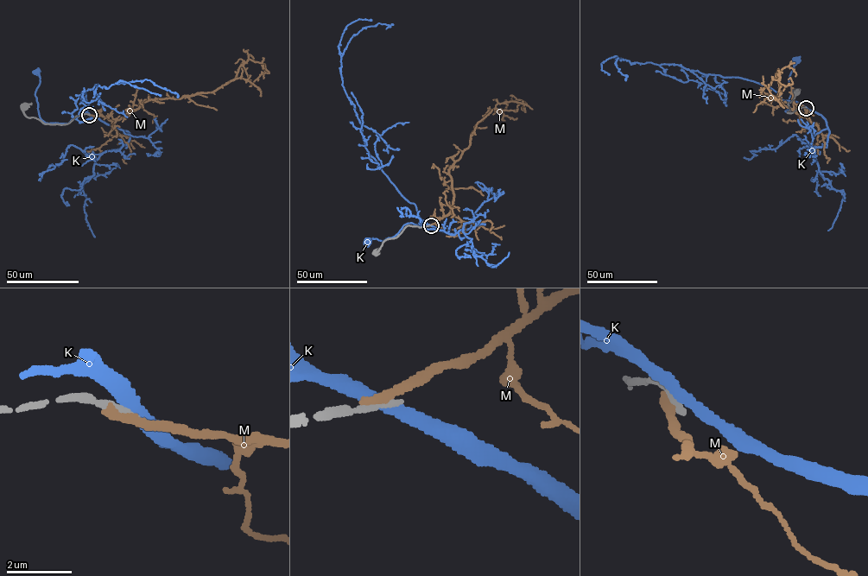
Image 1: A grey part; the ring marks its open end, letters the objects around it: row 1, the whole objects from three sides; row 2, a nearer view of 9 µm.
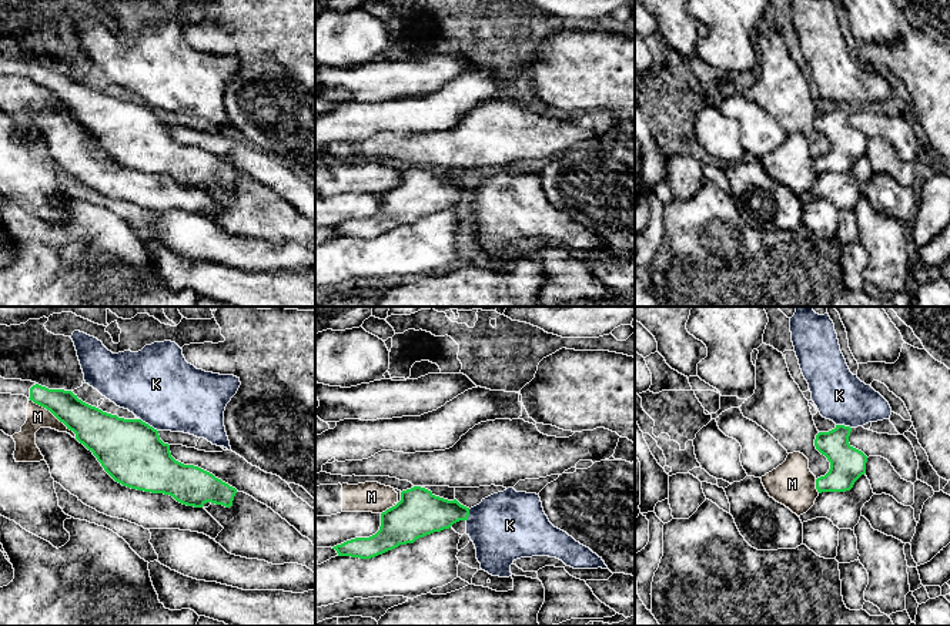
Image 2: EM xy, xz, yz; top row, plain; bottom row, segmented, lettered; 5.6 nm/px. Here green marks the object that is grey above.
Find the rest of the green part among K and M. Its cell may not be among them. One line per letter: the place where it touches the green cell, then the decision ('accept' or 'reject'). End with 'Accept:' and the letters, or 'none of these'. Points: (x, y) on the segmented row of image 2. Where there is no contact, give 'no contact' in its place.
K: contact xy (147, 424); reject
M: contact xy (53, 414); reject
Accept: none of these

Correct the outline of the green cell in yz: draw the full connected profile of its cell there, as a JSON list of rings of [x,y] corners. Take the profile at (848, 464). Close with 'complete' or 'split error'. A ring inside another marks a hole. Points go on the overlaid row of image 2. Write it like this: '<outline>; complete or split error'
[[[836,425],[829,432],[819,432],[816,449],[827,458],[830,469],[816,479],[816,489],[822,492],[846,492],[866,473],[867,456],[849,443],[852,428]]]; complete

